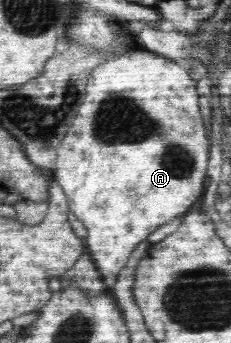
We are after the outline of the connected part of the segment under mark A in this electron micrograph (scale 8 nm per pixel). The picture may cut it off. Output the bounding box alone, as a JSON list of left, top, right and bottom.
[51,47,209,289]

